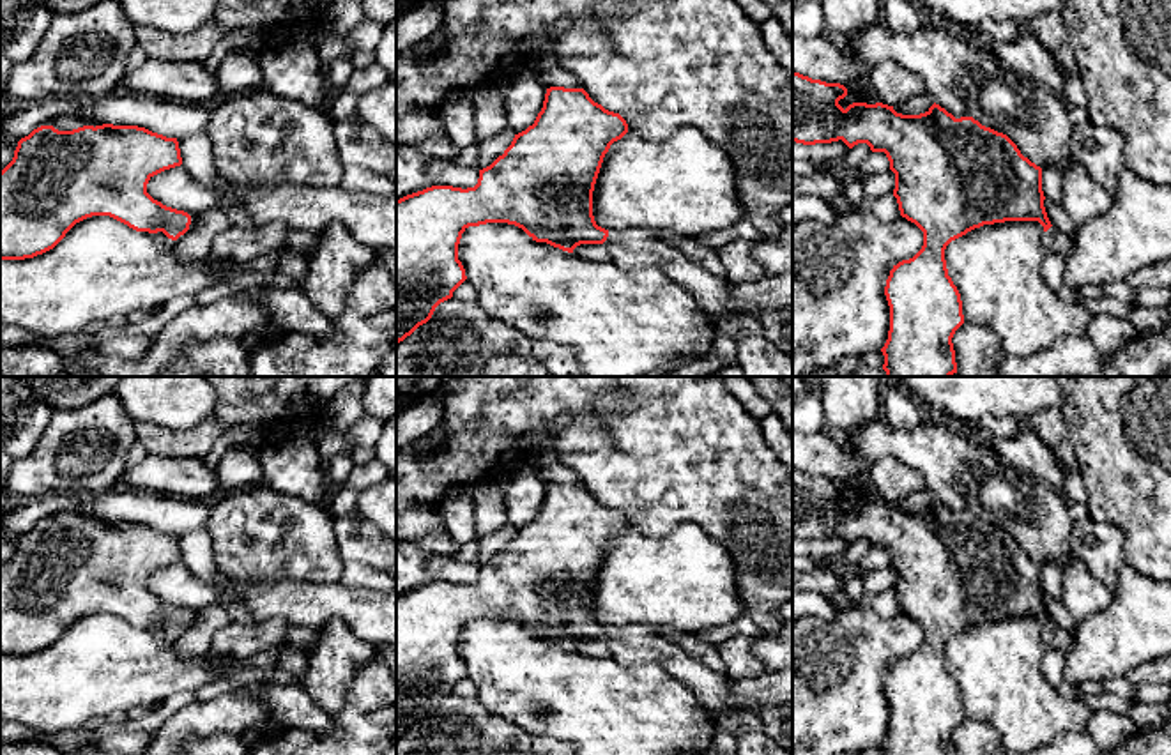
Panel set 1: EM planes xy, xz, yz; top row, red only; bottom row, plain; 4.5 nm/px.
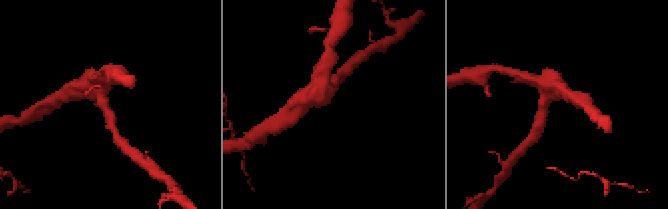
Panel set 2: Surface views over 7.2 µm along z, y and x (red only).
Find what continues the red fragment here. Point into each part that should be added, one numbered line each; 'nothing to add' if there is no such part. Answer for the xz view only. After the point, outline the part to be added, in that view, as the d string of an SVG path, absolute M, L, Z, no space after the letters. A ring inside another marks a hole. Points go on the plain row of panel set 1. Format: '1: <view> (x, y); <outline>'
1: xz (630, 646); M610 626L603 638L621 665L658 663L669 675L683 681L708 711L739 704L731 679L692 658L681 645L662 637L653 626Z

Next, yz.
1: yz (1053, 637); M1054 622L1044 628L1042 638L1047 649L1058 649L1063 652L1067 652L1075 642L1074 633L1061 631Z

